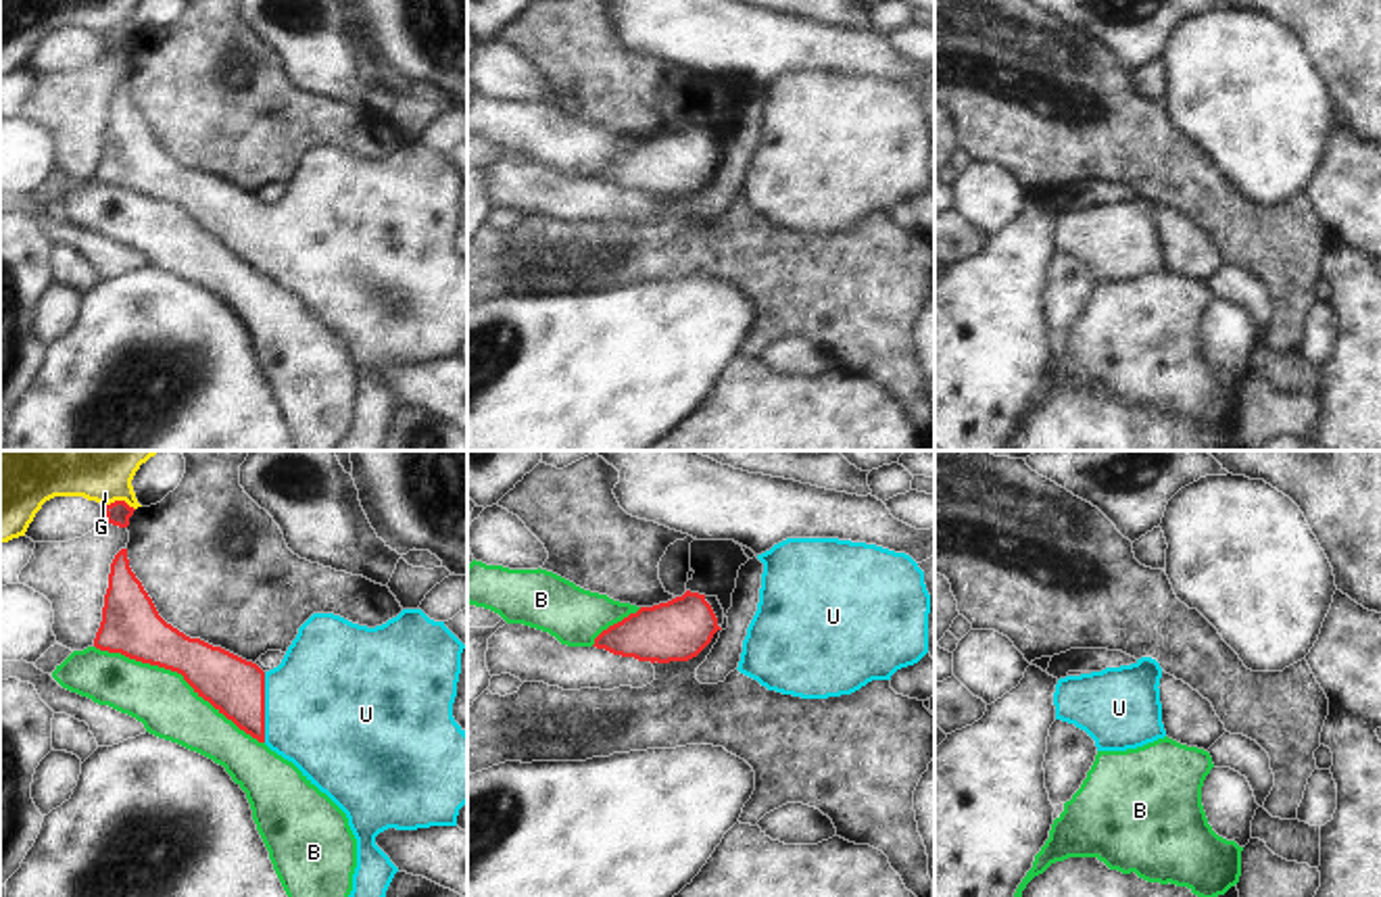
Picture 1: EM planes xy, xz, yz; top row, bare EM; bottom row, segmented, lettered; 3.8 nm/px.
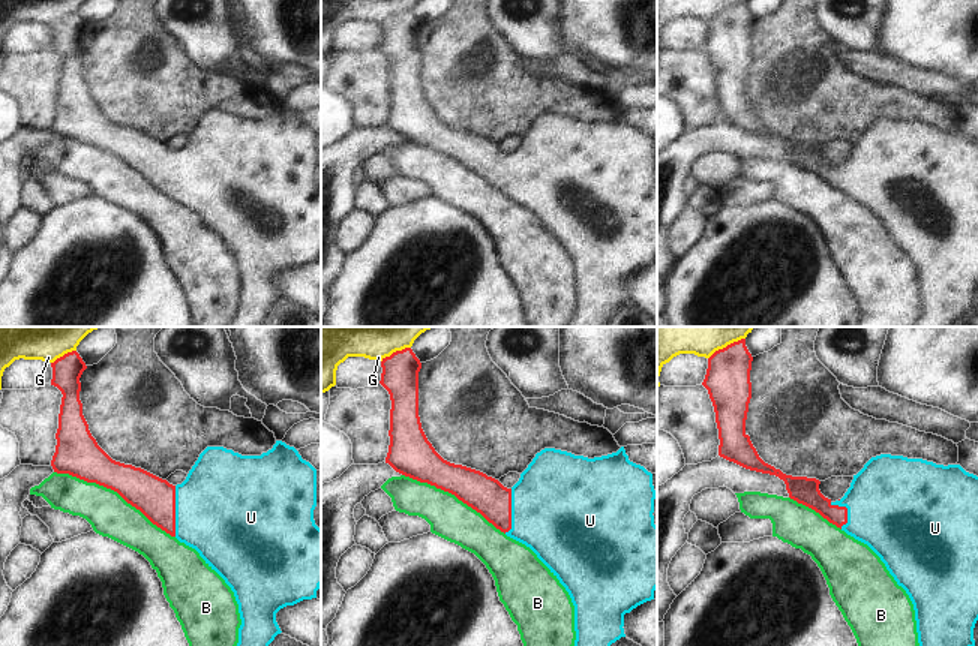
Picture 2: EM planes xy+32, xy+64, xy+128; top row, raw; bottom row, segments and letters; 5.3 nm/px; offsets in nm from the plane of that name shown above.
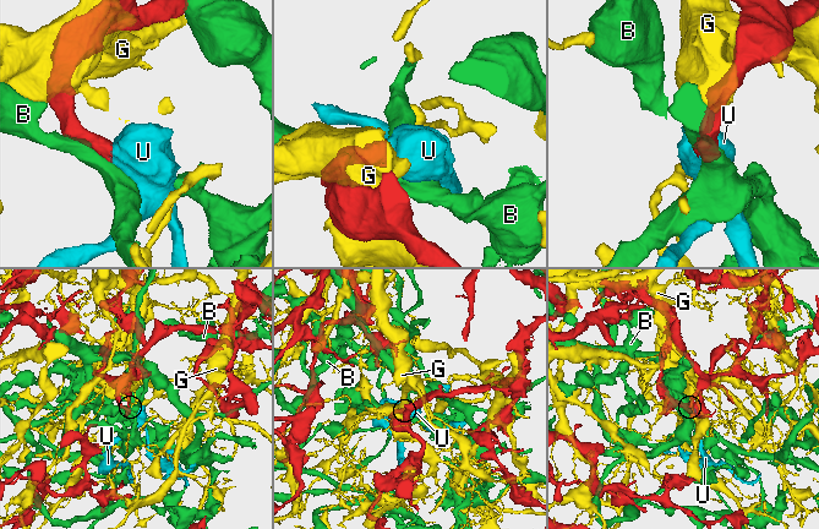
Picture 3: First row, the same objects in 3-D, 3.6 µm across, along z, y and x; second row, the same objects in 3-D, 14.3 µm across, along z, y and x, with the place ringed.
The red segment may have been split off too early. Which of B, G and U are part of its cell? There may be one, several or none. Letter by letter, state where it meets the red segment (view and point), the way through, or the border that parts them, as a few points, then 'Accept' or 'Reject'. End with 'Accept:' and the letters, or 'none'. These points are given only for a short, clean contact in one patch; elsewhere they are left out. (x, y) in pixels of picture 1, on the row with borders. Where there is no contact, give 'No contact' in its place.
B: Touches red at xy (180, 672). Reject
G: Touches red at xy (119, 501). Reject
U: Touches red at xy (263, 708). Path across: xy (236, 687), (263, 708), (328, 706). Accept
Accept: U.

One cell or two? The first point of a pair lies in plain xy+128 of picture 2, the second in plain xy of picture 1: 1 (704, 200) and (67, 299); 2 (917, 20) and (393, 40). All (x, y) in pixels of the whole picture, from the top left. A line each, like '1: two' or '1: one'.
1: two
2: one

